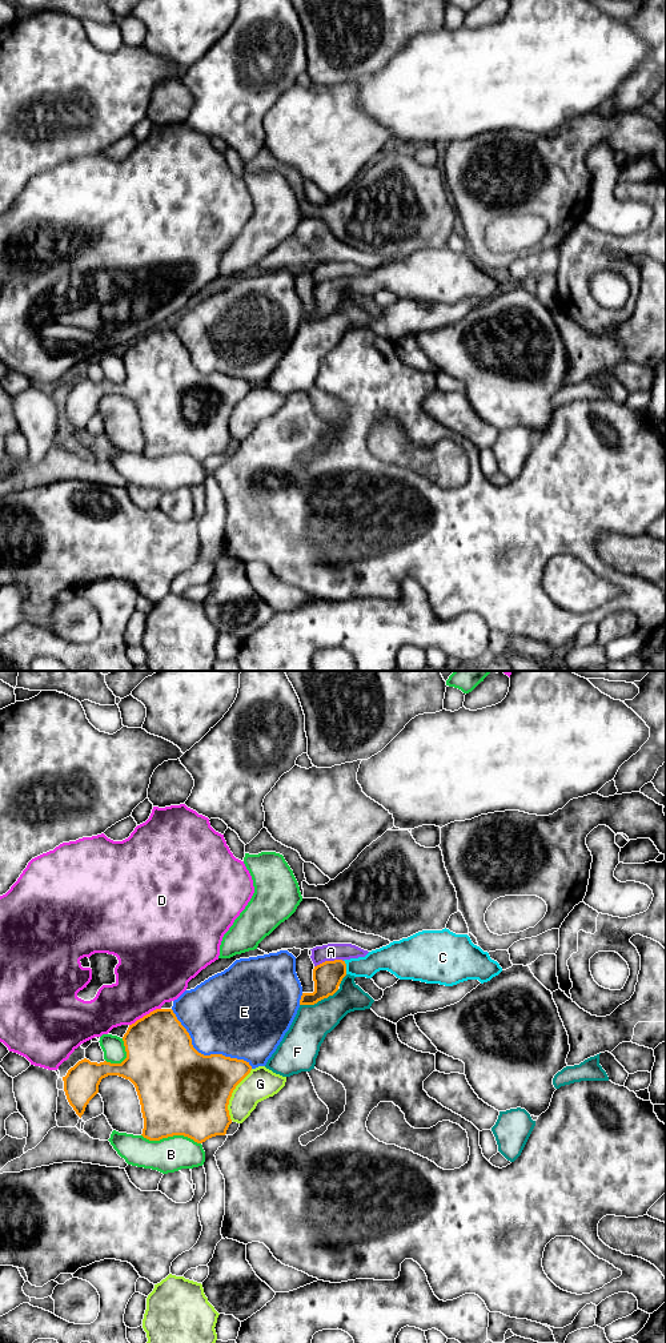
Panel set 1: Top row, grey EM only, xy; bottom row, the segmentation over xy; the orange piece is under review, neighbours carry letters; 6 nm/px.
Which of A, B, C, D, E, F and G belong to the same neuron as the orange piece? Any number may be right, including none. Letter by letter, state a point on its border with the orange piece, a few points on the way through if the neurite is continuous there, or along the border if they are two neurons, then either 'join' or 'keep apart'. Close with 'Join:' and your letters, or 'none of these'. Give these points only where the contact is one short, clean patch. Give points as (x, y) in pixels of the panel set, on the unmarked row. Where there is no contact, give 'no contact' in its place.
A: contact xy (328, 280); keep apart
B: contact xy (171, 454); keep apart
C: contact xy (345, 285); way xy (327, 294), (345, 285), (368, 285), (385, 277); join
D: contact xy (144, 334); keep apart
E: contact xy (203, 373); keep apart
F: contact xy (319, 318); keep apart
G: contact xy (231, 413); keep apart
Join: C

